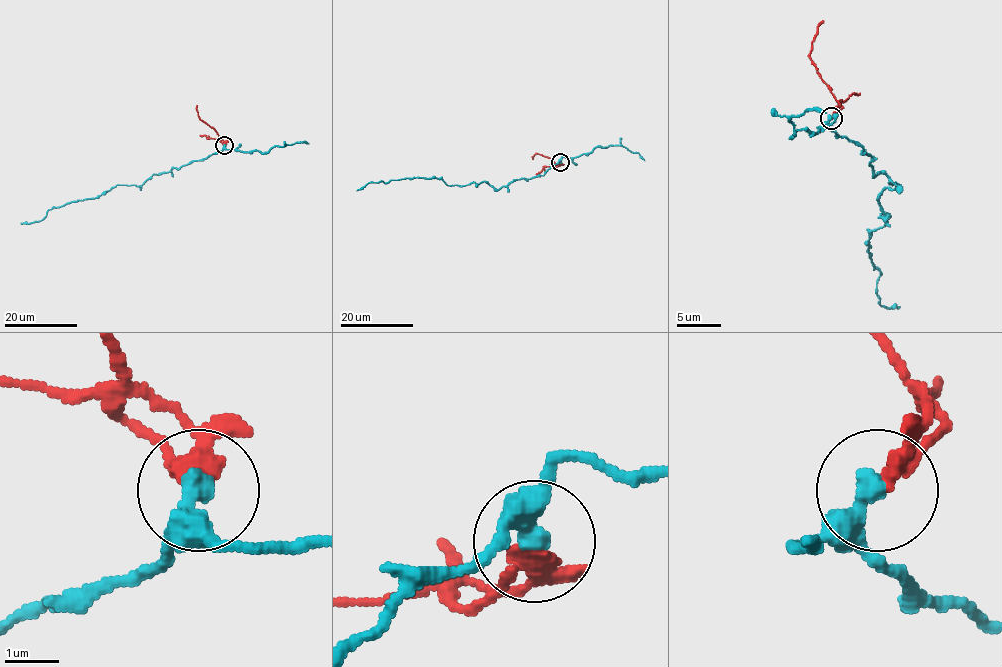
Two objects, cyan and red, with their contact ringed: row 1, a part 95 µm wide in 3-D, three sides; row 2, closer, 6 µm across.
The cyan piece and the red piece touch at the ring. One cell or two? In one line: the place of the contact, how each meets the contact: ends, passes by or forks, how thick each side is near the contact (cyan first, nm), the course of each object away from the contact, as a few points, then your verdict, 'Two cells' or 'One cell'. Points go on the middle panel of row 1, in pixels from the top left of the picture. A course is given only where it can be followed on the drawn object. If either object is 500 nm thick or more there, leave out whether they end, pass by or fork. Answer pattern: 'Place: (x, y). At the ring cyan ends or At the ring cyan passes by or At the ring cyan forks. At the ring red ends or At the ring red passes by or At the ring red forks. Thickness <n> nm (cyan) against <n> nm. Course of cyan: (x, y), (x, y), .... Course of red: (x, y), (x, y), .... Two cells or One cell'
Place: (560, 162). At the ring cyan ends. At the ring red passes by. Thickness 480 nm (cyan) against 280 nm. Course of cyan: (560, 162), (543, 175), (516, 179), (498, 189), (484, 182), (461, 186), (413, 177), (369, 182), (356, 191). Course of red: (560, 162), (556, 165), (548, 157), (536, 153), (533, 159). Two cells

